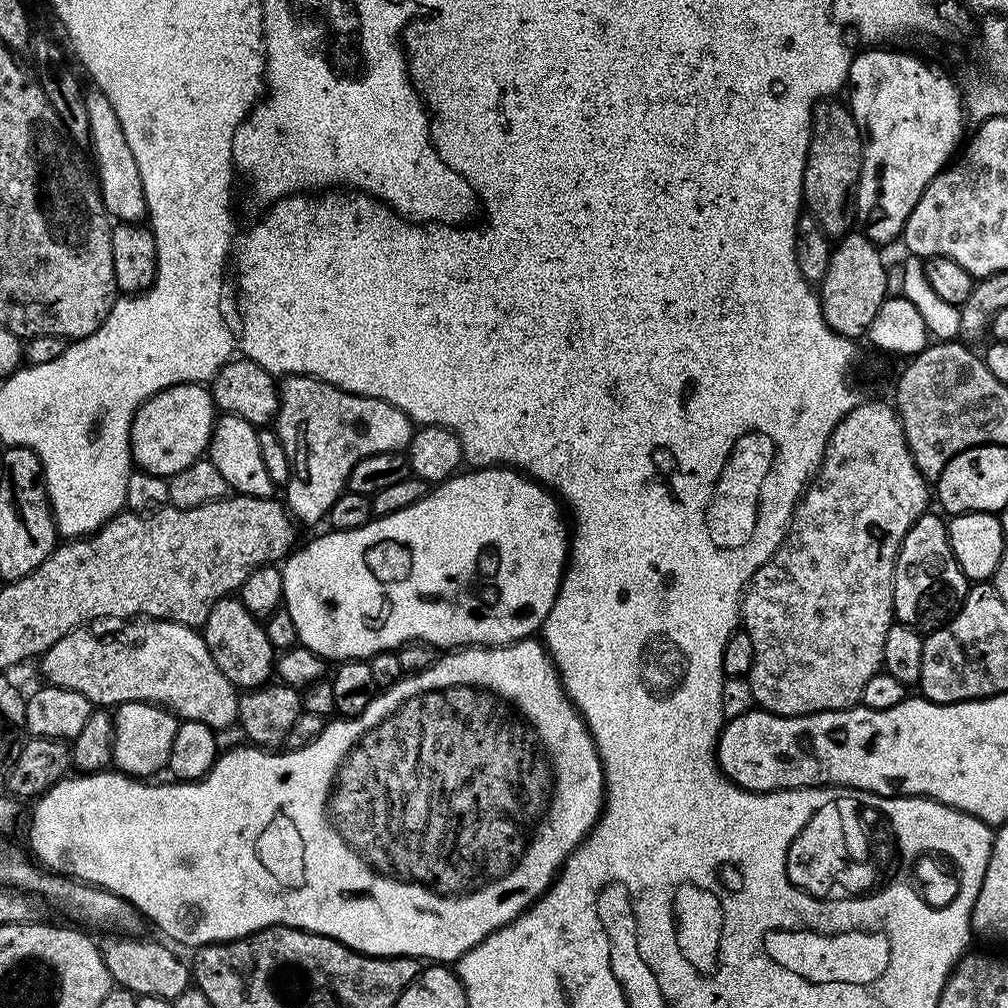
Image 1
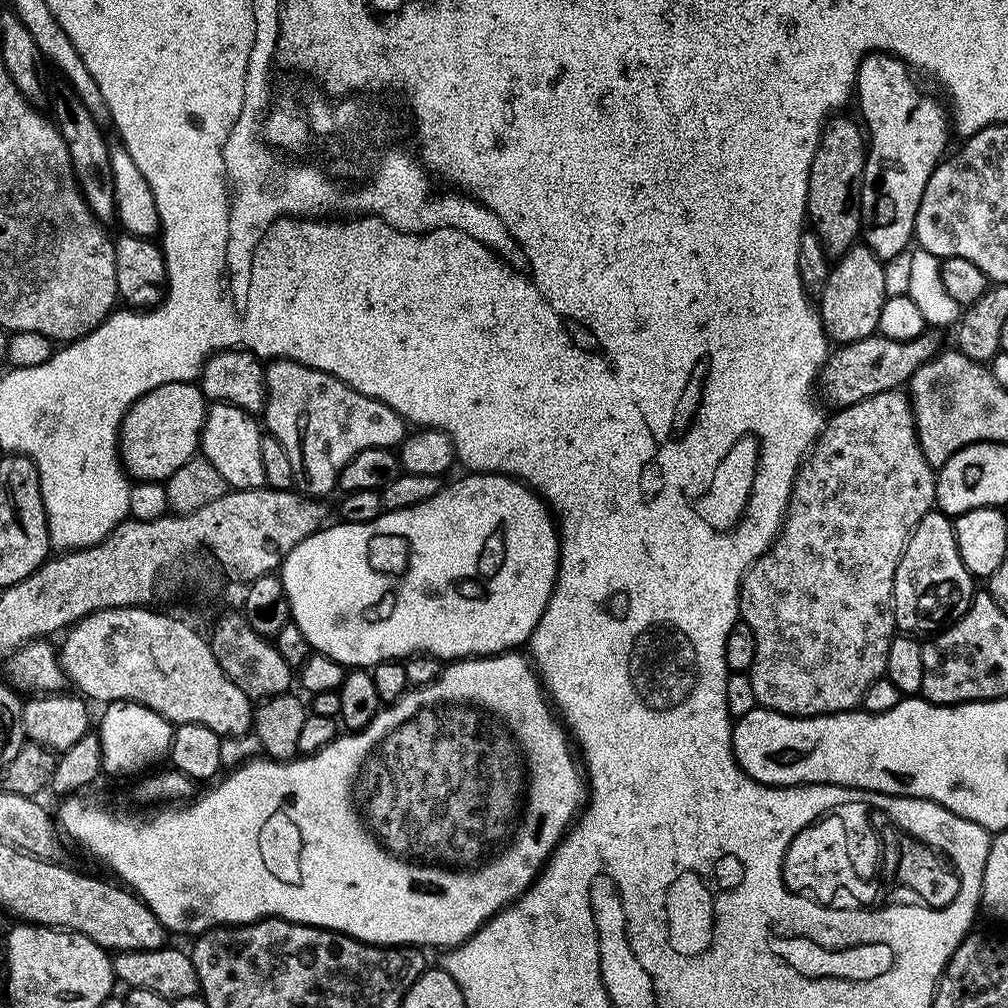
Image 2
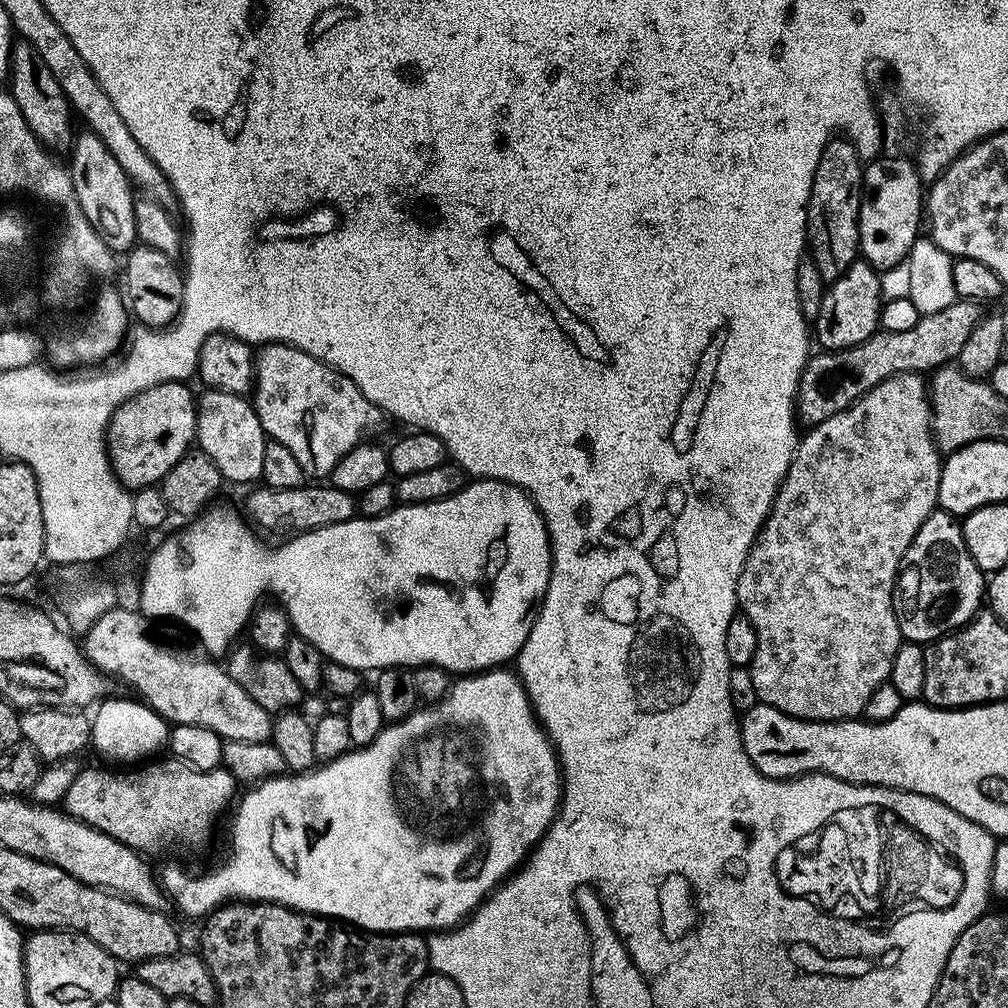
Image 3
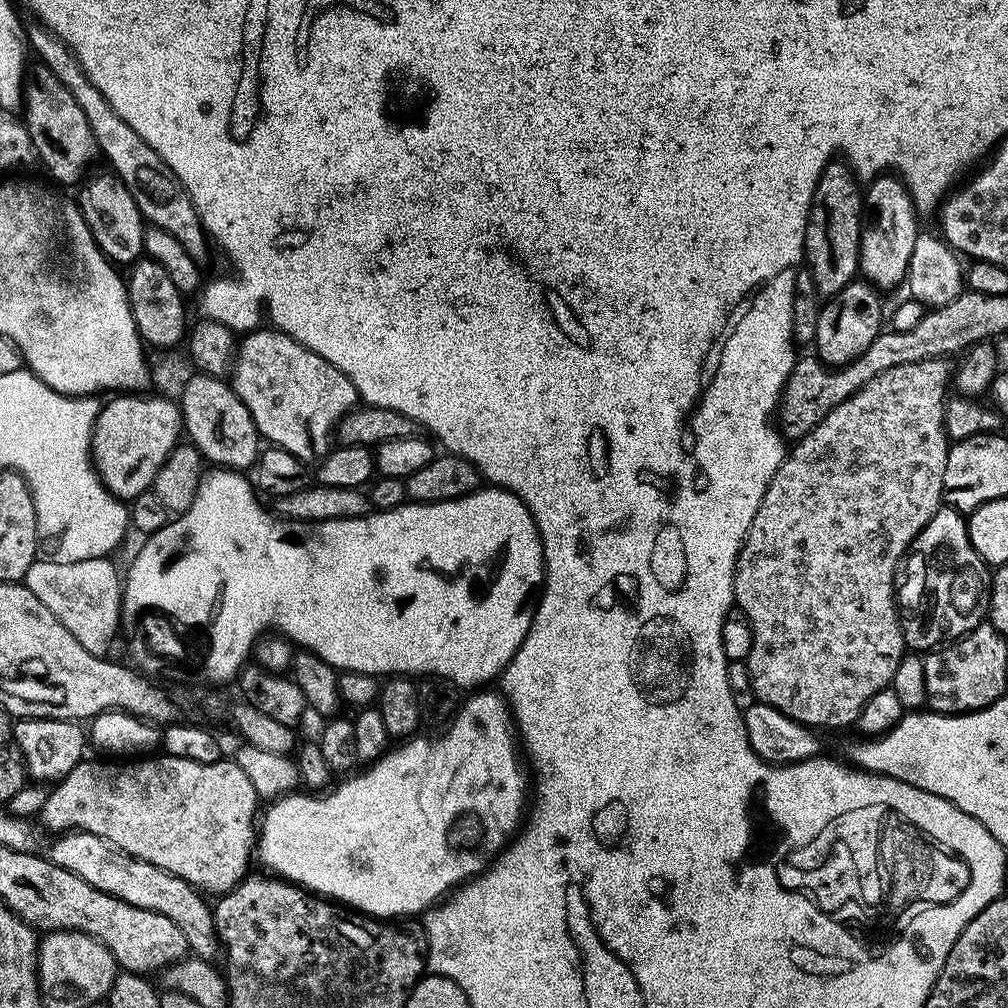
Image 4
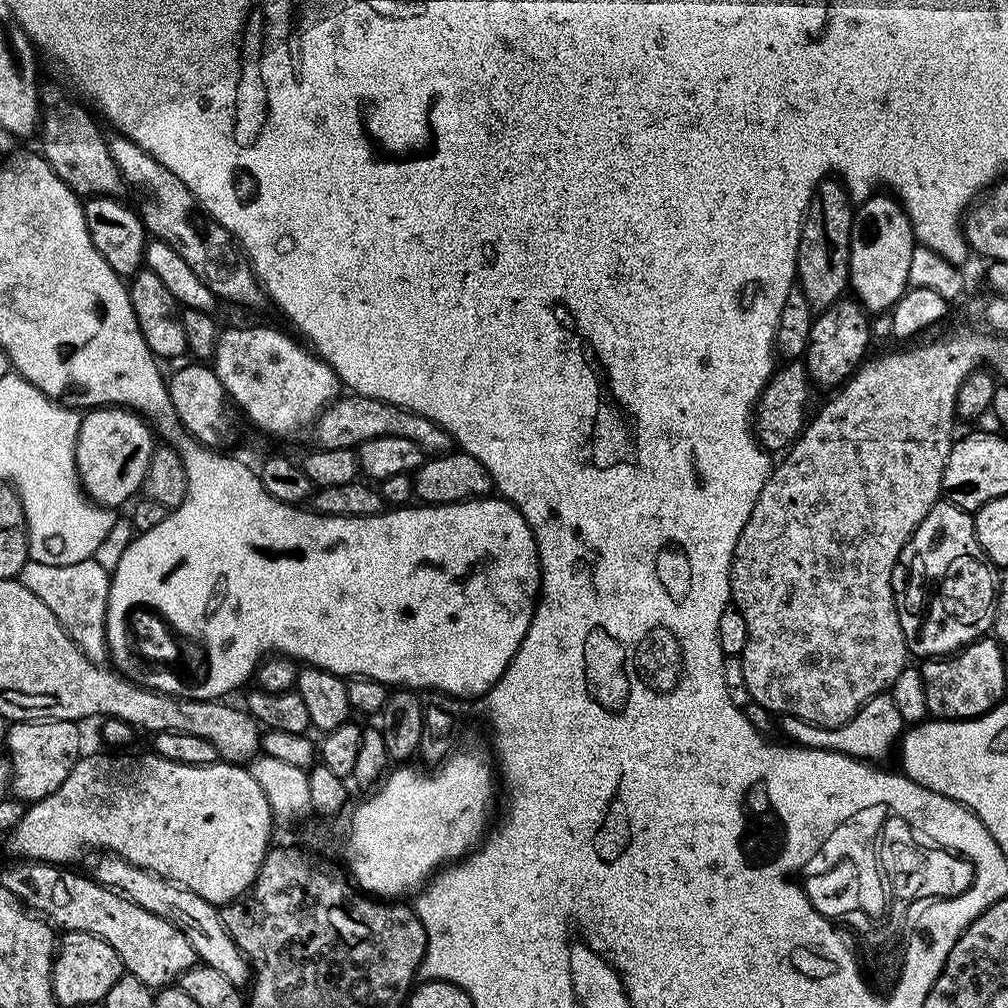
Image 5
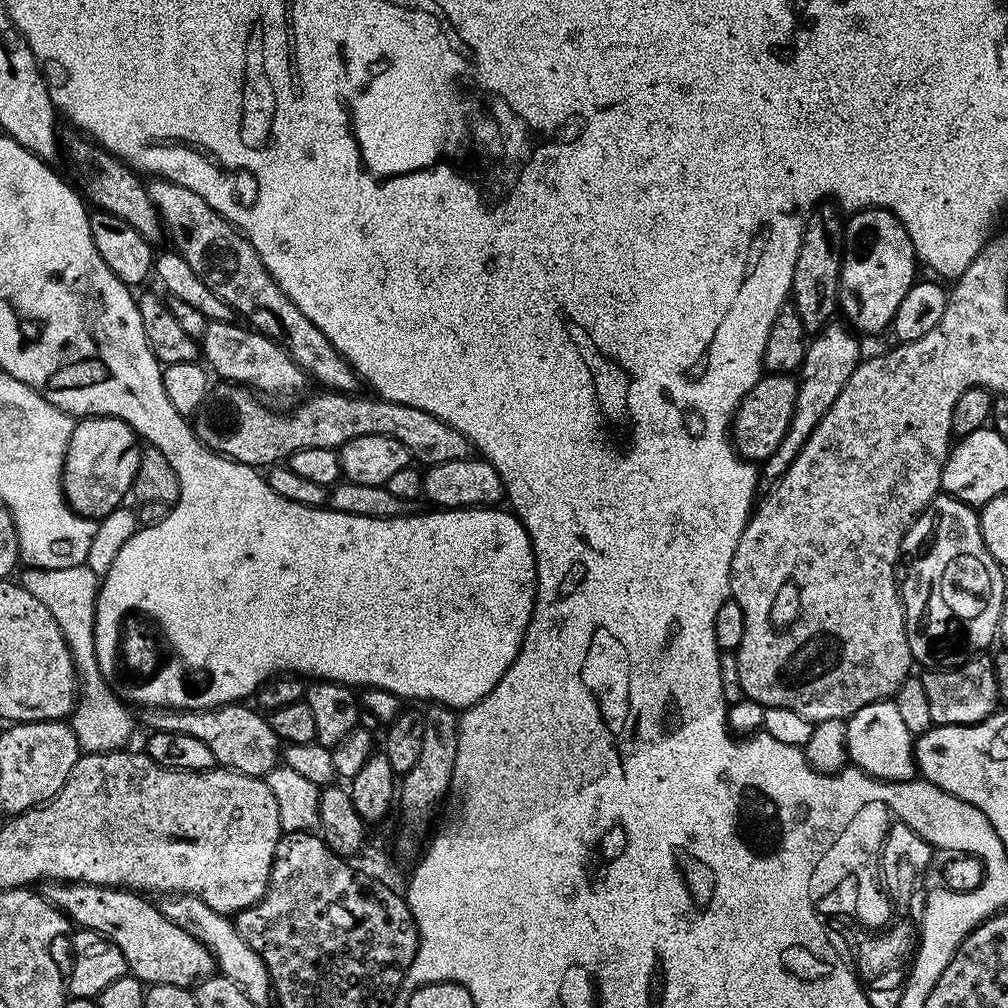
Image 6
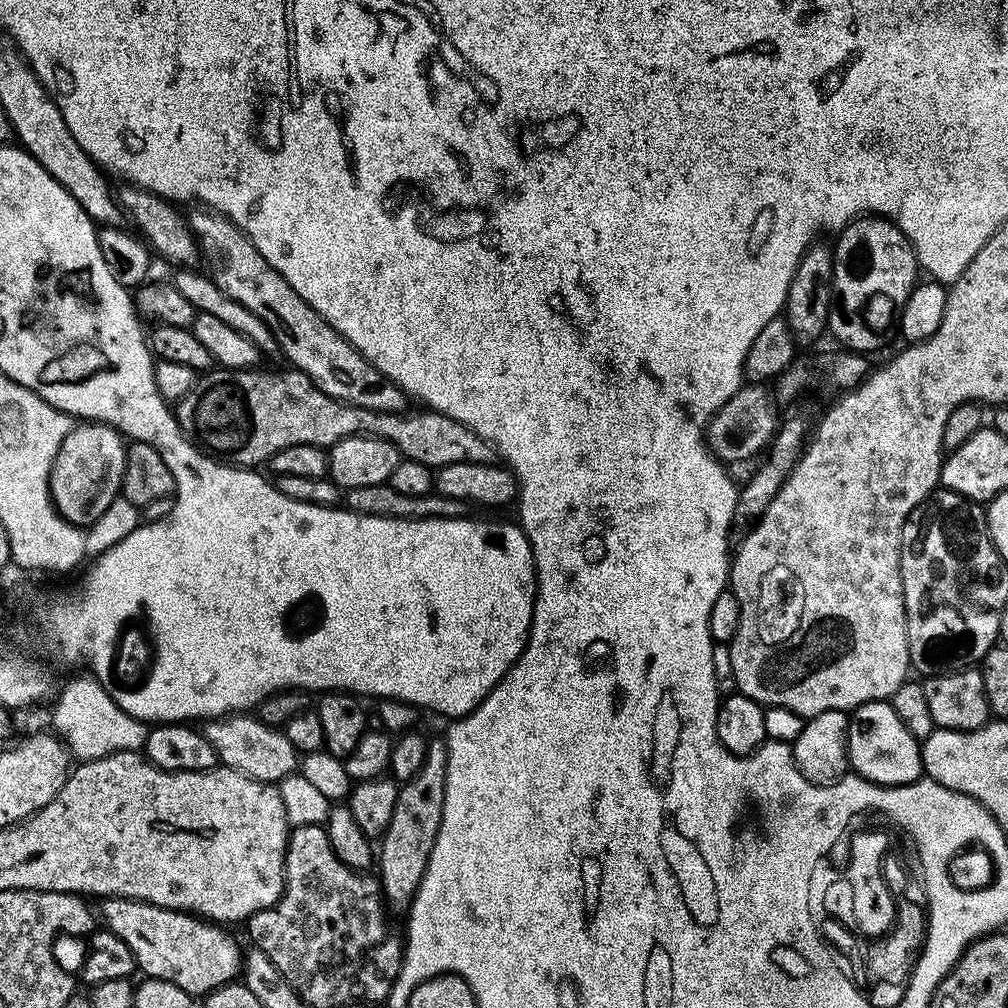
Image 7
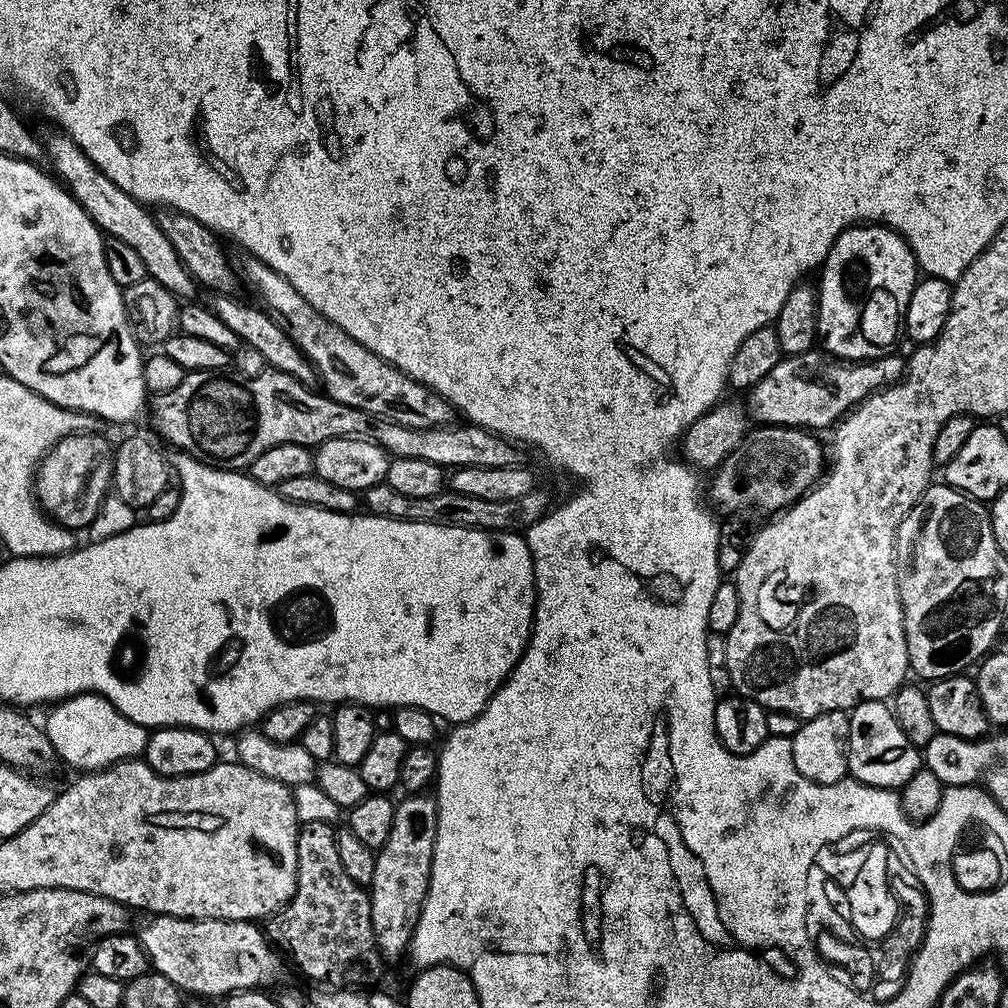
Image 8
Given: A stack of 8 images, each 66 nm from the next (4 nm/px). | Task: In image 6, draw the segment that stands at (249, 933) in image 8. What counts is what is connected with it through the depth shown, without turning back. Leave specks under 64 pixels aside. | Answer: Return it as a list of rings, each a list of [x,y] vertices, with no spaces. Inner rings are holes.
[[[52,882],[47,885],[48,889],[43,889],[42,895],[45,900],[59,908],[73,925],[79,926],[81,929],[89,932],[97,932],[105,936],[110,942],[114,942],[114,946],[118,946],[118,950],[122,950],[122,958],[126,958],[128,963],[128,971],[131,975],[138,977],[145,986],[149,984],[165,984],[166,986],[182,986],[183,988],[192,988],[197,980],[203,980],[204,977],[213,975],[214,961],[212,952],[202,942],[198,942],[190,934],[186,934],[186,930],[182,930],[182,926],[174,926],[174,922],[170,922],[160,913],[159,907],[155,903],[151,904],[151,899],[145,898],[143,895],[137,894],[132,890],[122,888],[110,888],[102,884],[85,884],[83,882]]]

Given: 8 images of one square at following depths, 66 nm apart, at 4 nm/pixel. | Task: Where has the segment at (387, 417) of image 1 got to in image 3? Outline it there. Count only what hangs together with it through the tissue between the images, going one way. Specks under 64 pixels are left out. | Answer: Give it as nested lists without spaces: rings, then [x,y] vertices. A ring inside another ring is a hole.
[[[266,344],[255,353],[254,407],[265,437],[286,446],[286,450],[298,458],[298,466],[302,466],[308,478],[331,477],[338,461],[365,439],[364,431],[374,431],[382,419],[380,409],[369,402],[350,378],[290,344]]]

